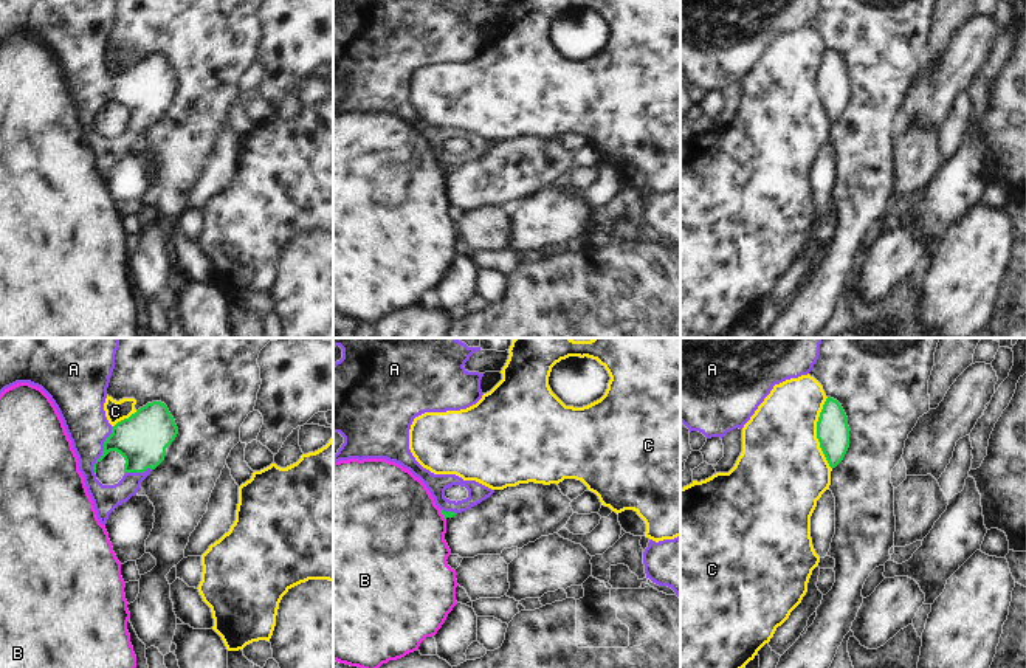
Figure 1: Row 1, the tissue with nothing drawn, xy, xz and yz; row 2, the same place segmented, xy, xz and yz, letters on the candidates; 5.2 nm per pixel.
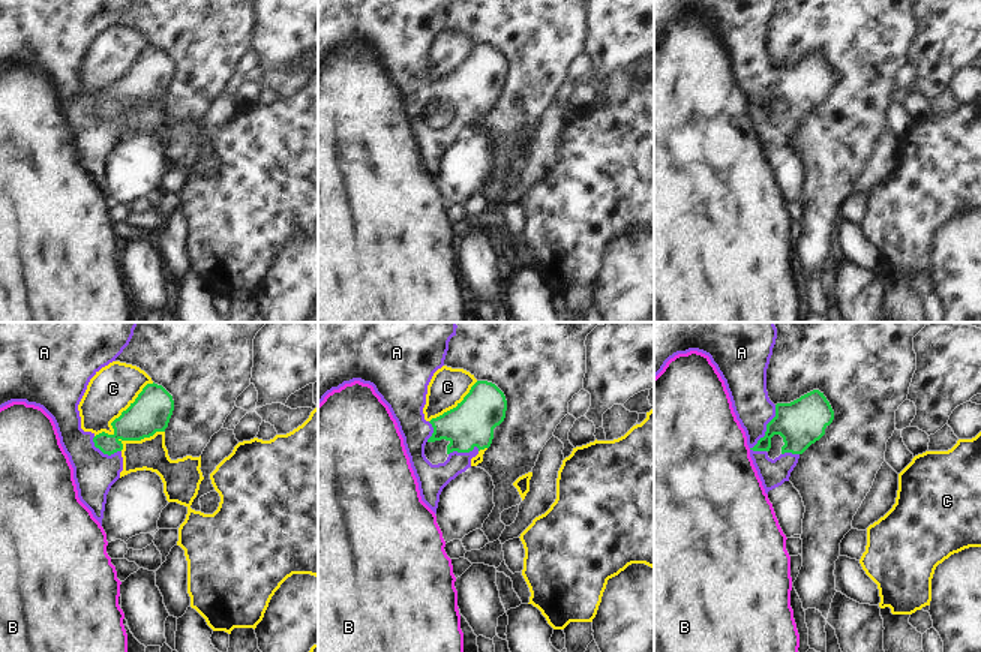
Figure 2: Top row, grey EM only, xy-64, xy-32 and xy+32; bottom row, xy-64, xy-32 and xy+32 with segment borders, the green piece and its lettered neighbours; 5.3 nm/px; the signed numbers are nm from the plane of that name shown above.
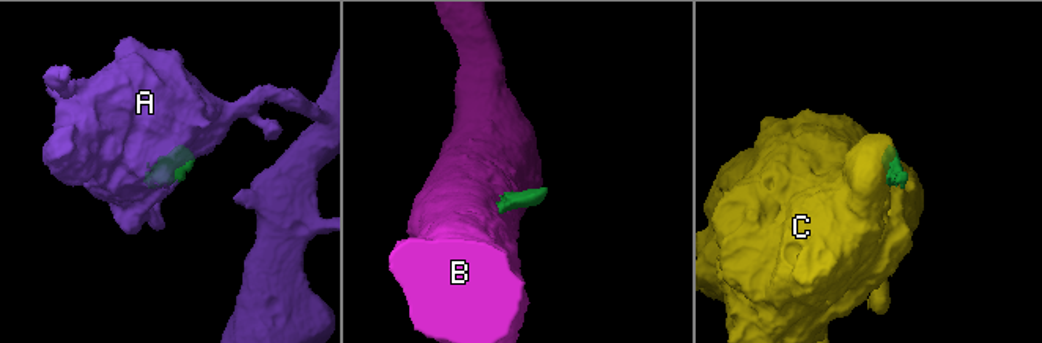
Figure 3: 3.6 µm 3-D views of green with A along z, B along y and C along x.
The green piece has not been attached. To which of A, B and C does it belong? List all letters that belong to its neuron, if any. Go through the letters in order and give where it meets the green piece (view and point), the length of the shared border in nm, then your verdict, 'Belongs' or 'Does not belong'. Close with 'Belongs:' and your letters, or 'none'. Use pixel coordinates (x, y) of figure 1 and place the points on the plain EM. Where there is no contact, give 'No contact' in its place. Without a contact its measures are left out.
A: Touches green at xy (104, 103). Shared border 260 nm. Belongs
B: Touches green at xz (442, 166). Shared border 70 nm. Does not belong
C: Touches green at yz (817, 86). Shared border 380 nm. Does not belong
Belongs: A.

